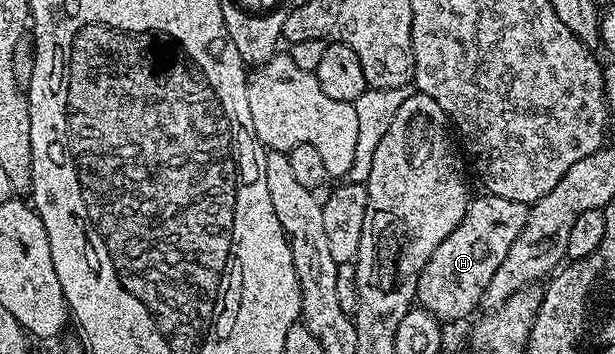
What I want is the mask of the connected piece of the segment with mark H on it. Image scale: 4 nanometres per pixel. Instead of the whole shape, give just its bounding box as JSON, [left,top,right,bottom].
[417,195,528,323]

